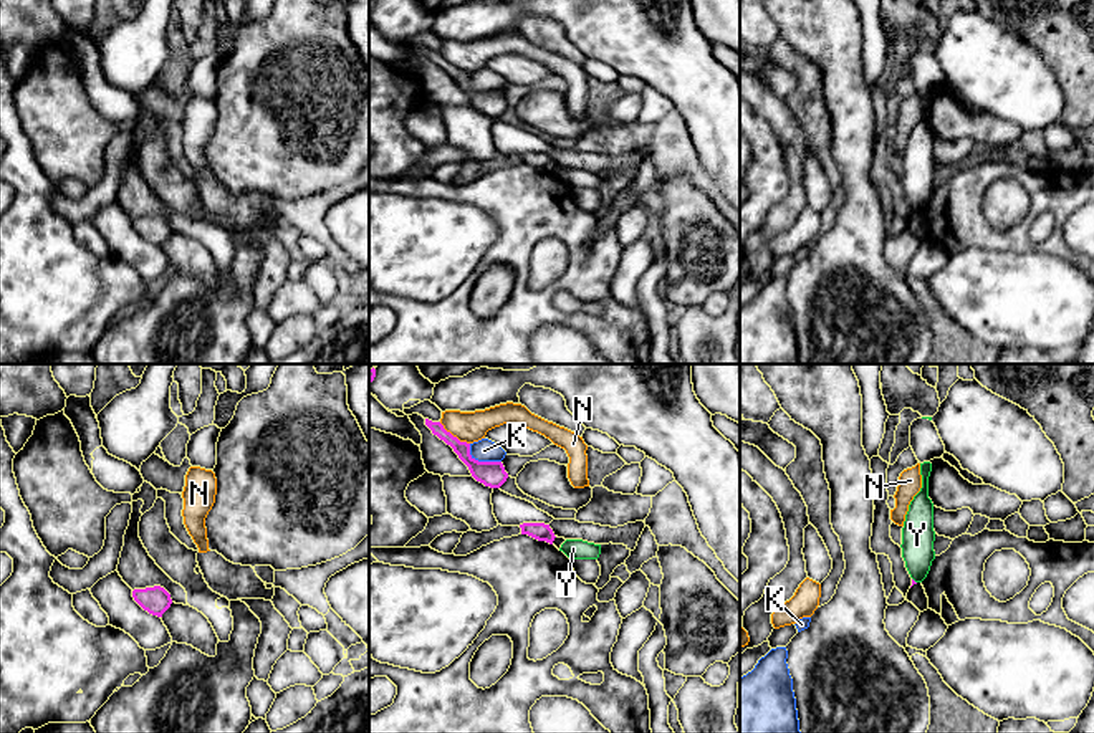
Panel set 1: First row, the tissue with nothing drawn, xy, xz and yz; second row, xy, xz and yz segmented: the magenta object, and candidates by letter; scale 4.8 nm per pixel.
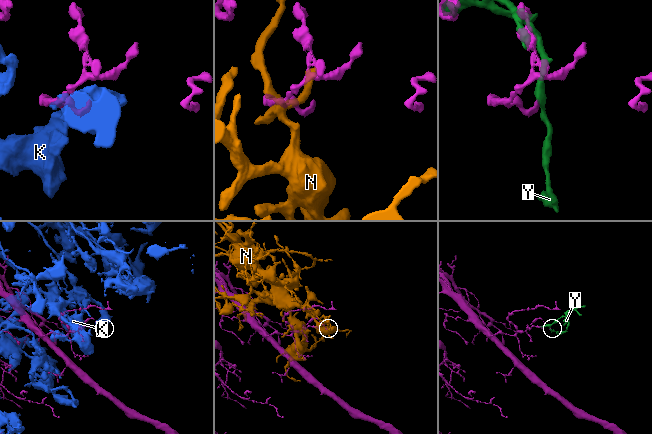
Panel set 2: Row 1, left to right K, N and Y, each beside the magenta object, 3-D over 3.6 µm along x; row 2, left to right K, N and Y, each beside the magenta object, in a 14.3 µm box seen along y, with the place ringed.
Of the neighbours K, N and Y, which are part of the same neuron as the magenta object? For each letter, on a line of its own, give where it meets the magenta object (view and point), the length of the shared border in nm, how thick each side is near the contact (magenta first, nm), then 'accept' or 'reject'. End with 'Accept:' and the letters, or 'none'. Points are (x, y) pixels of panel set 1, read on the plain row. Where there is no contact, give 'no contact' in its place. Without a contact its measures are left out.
K: xz (480, 91) | 180 nm | 130/110 nm | reject
N: xz (452, 65) | 190 nm | 110/150 nm | reject
Y: yz (914, 210) | 40 nm | 20/160 nm | reject
Accept: none

